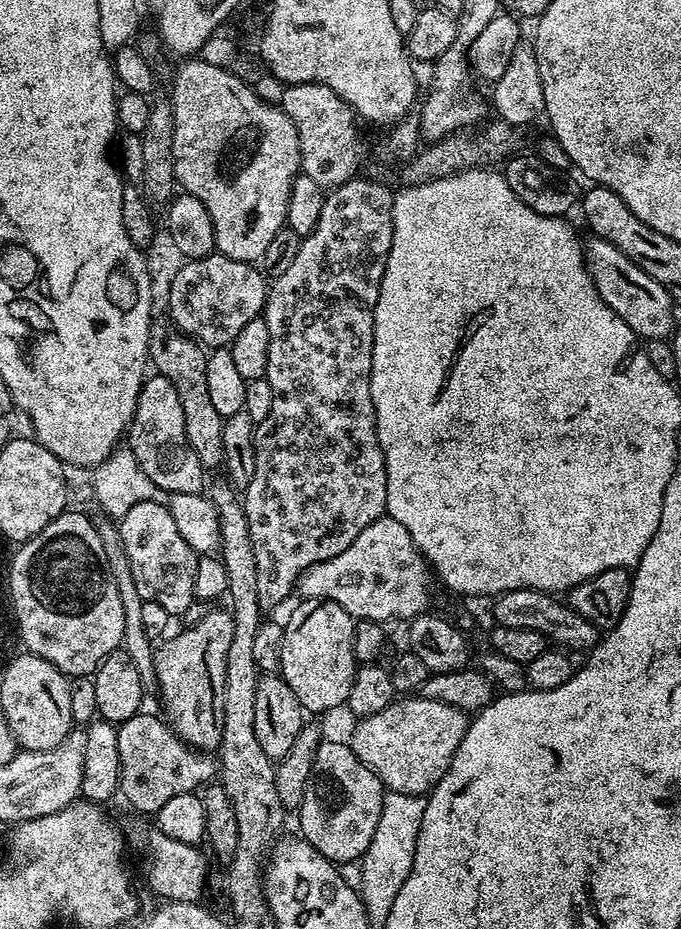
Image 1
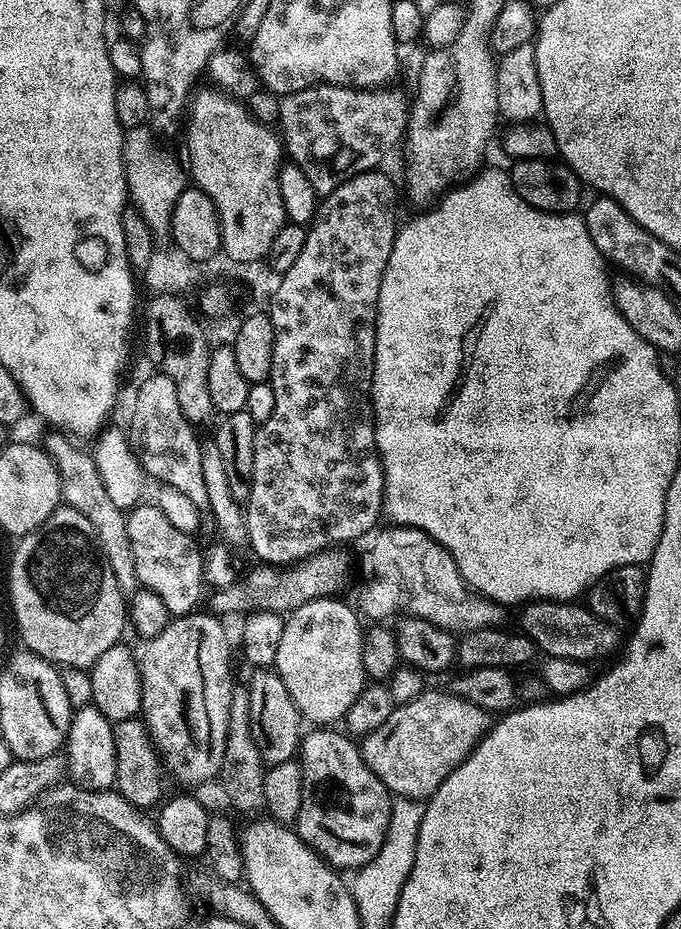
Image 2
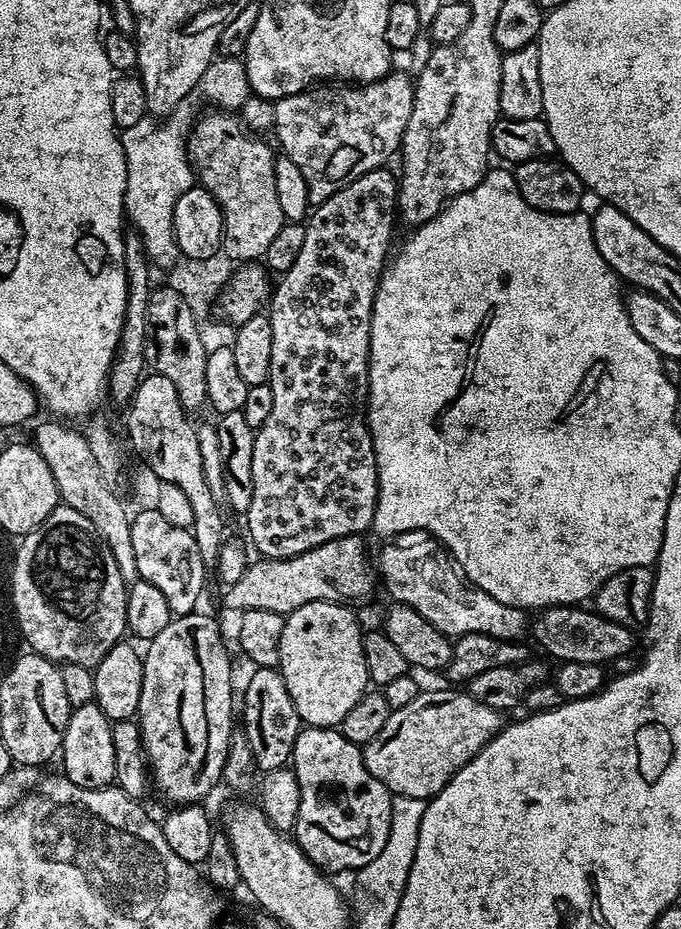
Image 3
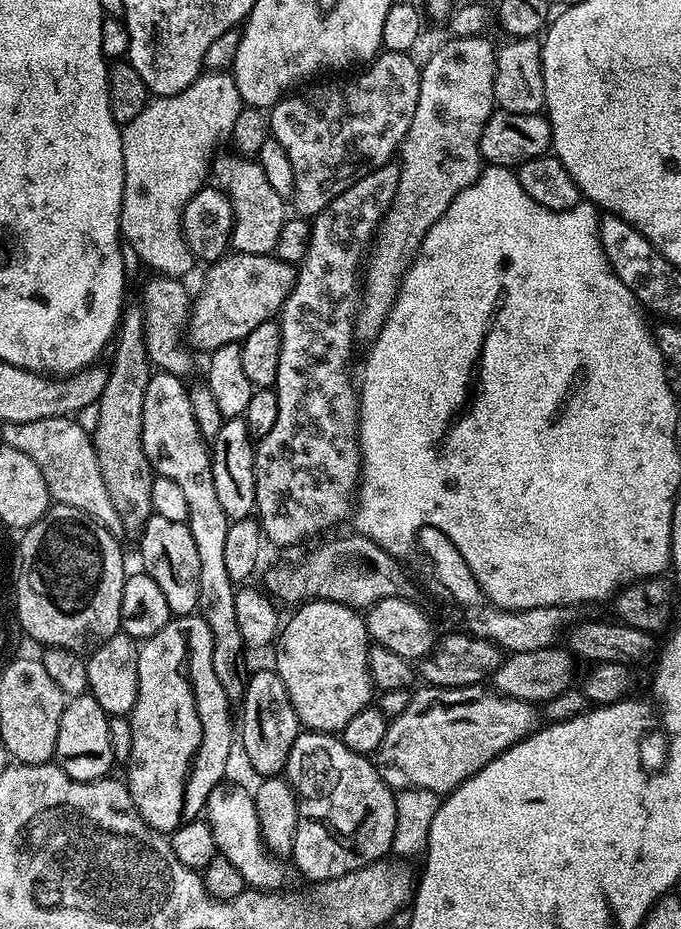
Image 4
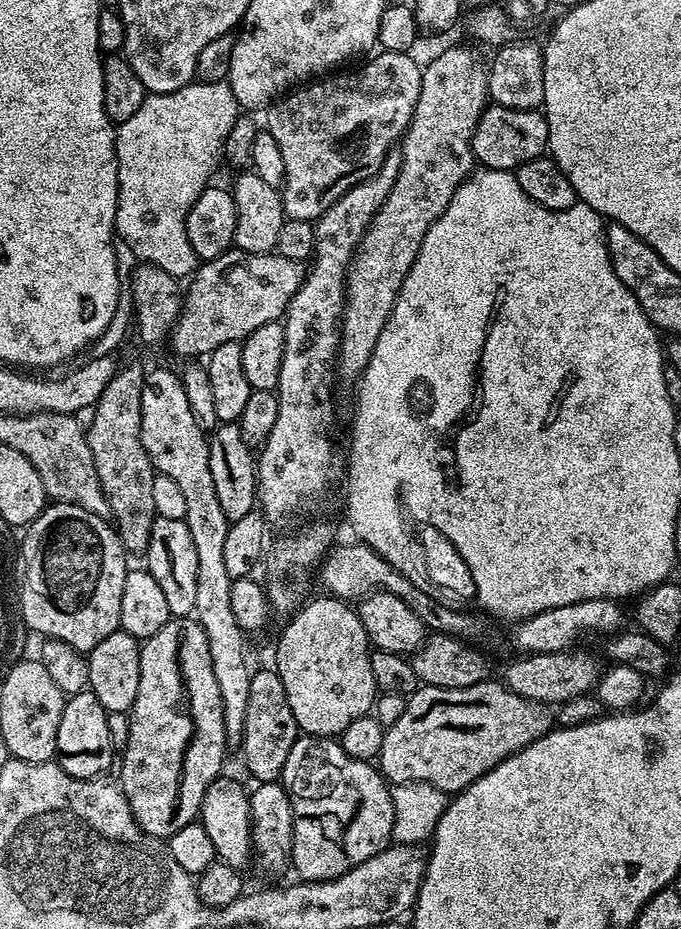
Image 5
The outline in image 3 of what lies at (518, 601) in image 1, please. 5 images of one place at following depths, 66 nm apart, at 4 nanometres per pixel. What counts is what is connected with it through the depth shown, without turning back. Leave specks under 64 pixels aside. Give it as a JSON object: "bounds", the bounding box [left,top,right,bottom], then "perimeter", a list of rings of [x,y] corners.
{"bounds":[530,606,633,666],"perimeter":[[[553,606],[535,613],[530,624],[531,639],[536,639],[556,662],[590,662],[608,666],[611,660],[624,656],[632,648],[633,629],[623,628],[618,622],[600,615],[595,610],[587,612],[584,606]]]}

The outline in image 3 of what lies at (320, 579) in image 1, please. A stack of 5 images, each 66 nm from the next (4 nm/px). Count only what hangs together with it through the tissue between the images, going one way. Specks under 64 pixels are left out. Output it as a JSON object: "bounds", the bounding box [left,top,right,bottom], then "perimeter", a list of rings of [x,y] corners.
{"bounds":[378,532,530,641],"perimeter":[[[402,532],[387,541],[388,544],[380,552],[378,576],[382,581],[382,588],[393,596],[396,604],[405,604],[413,608],[418,615],[426,618],[430,626],[434,626],[443,636],[455,638],[466,634],[490,634],[503,640],[523,641],[530,632],[530,616],[525,609],[515,608],[506,602],[498,602],[498,598],[490,598],[490,594],[480,592],[480,608],[472,601],[470,593],[464,589],[465,581],[458,571],[457,565],[450,559],[449,553],[434,539],[431,532]]]}

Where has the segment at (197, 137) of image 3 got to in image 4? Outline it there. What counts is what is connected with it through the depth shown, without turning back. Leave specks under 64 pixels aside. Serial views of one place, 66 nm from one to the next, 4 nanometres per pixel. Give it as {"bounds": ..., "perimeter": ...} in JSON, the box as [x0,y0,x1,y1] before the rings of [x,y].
{"bounds":[211,154,286,256],"perimeter":[[[231,154],[232,156],[217,155],[211,161],[211,171],[216,172],[216,176],[221,185],[226,186],[226,191],[232,203],[232,242],[231,247],[239,254],[254,254],[255,256],[267,256],[275,253],[278,242],[278,230],[282,230],[286,219],[286,202],[270,186],[270,181],[266,178],[265,171],[262,170],[259,159],[249,158],[241,154]]]}

